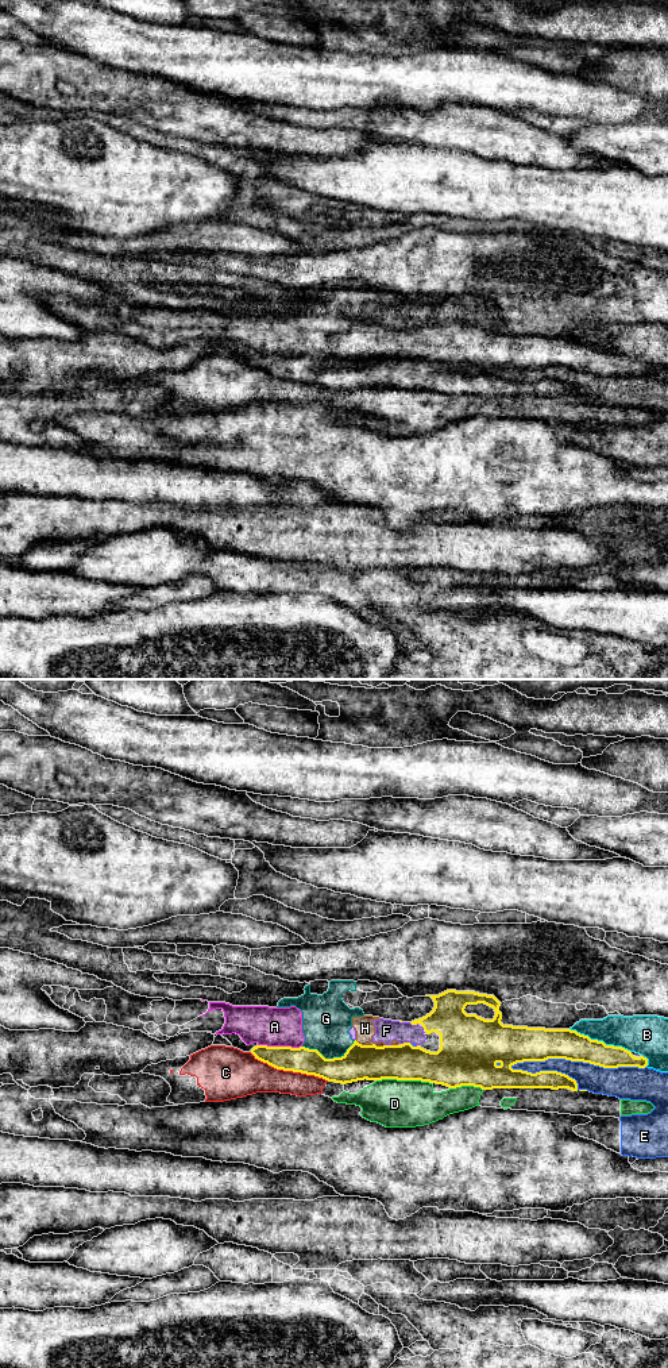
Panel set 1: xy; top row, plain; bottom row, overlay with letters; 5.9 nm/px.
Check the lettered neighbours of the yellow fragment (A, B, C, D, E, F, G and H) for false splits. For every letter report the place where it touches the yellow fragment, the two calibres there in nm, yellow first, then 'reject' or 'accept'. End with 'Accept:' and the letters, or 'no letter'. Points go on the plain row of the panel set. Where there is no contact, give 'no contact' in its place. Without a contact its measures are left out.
A: xy (280, 355) | 160/240 nm | accept
B: xy (601, 350) | 180/220 nm | reject
C: xy (289, 378) | 160/220 nm | reject
D: xy (404, 388) | 220/280 nm | reject
E: xy (578, 369) | 200/170 nm | reject
F: xy (405, 351) | 220/140 nm | accept
G: xy (329, 367) | 200/280 nm | accept
H: xy (370, 354) | 220/120 nm | accept
Accept: A, F, G, H

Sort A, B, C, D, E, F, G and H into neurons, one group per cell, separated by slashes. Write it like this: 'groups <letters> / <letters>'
groups A F G H / B / C D / E

